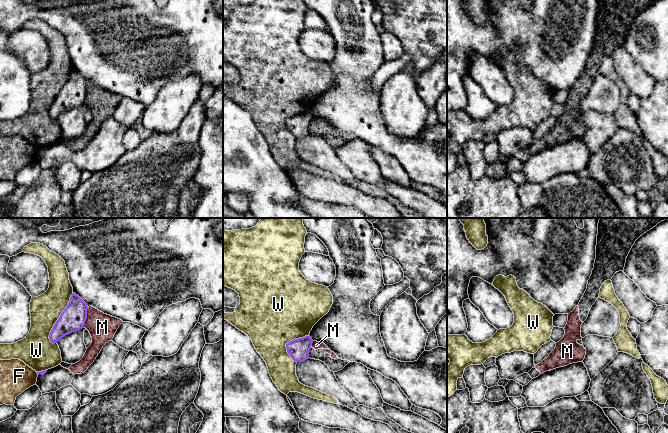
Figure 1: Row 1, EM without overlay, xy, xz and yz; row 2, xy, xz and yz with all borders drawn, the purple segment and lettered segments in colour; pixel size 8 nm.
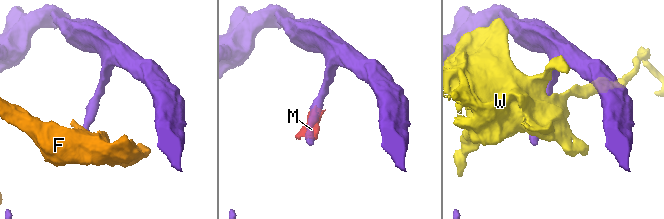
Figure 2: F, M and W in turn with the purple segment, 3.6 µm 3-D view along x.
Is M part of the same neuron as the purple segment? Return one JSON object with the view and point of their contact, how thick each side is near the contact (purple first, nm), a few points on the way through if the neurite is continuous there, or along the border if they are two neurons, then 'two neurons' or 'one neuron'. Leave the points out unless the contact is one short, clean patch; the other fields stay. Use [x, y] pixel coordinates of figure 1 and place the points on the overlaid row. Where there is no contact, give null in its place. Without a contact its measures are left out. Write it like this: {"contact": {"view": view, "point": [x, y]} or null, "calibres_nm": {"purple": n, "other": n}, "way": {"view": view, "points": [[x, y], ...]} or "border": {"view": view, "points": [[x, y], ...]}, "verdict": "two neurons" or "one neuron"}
{"contact": {"view": "xy", "point": [86, 317]}, "calibres_nm": {"purple": 200, "other": 220}, "border": {"view": "xy", "points": [[88, 307], [83, 327]]}, "verdict": "two neurons"}

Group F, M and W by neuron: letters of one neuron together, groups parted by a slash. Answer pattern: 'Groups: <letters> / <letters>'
Groups: F / M / W

